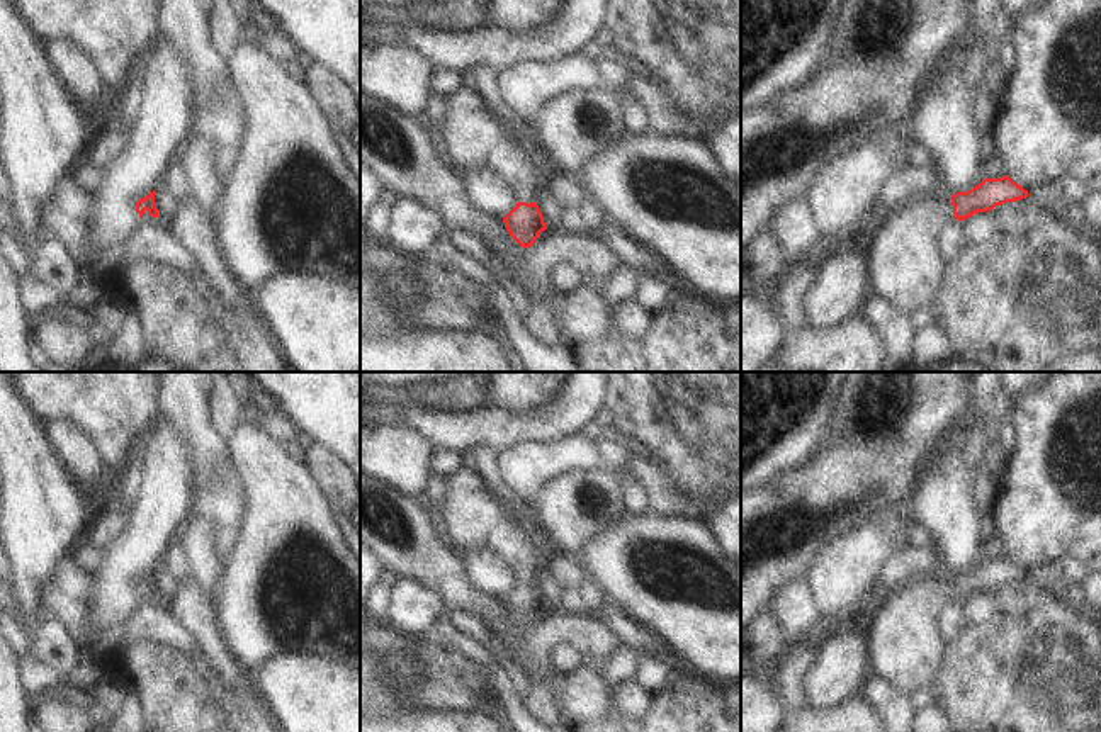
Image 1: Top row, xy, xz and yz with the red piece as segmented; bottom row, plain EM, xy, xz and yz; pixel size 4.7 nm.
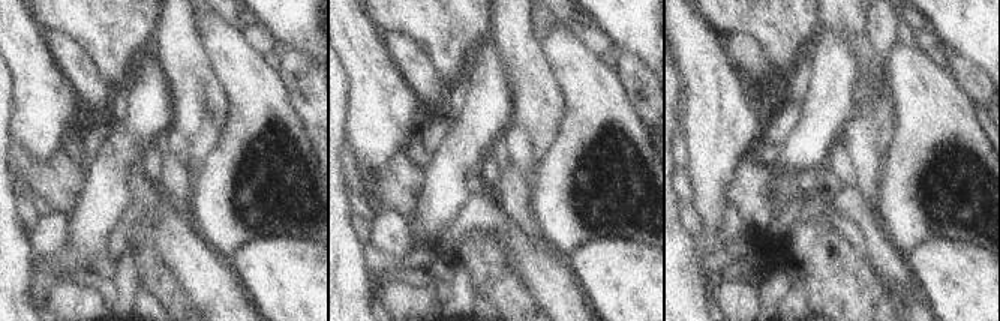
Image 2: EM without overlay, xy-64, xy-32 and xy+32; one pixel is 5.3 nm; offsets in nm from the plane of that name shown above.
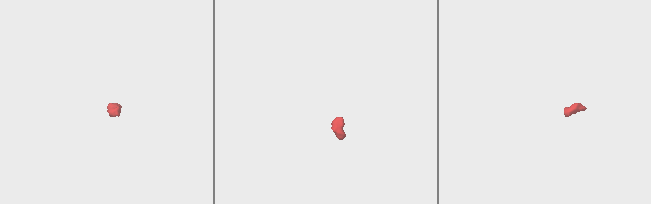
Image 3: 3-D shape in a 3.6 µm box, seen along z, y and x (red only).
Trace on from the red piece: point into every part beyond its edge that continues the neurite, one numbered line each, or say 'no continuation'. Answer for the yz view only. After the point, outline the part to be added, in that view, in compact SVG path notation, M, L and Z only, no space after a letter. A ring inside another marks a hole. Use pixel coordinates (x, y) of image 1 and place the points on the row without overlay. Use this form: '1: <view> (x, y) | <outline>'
1: yz (906, 647) | M919 576L885 593L872 610L872 674L907 698L933 684L948 649L938 618L953 600L951 577Z

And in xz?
1: xz (473, 518) | M469 464L443 476L443 496L438 503L443 532L457 552L493 550L515 574L517 583L535 583L537 571L544 567L542 540L517 525Z

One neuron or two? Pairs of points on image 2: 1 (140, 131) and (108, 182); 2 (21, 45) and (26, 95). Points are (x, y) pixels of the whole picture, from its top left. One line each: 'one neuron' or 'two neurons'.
1: one neuron
2: one neuron

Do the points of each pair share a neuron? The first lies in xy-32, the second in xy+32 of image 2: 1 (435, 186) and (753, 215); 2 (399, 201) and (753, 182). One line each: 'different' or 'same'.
1: different
2: same

